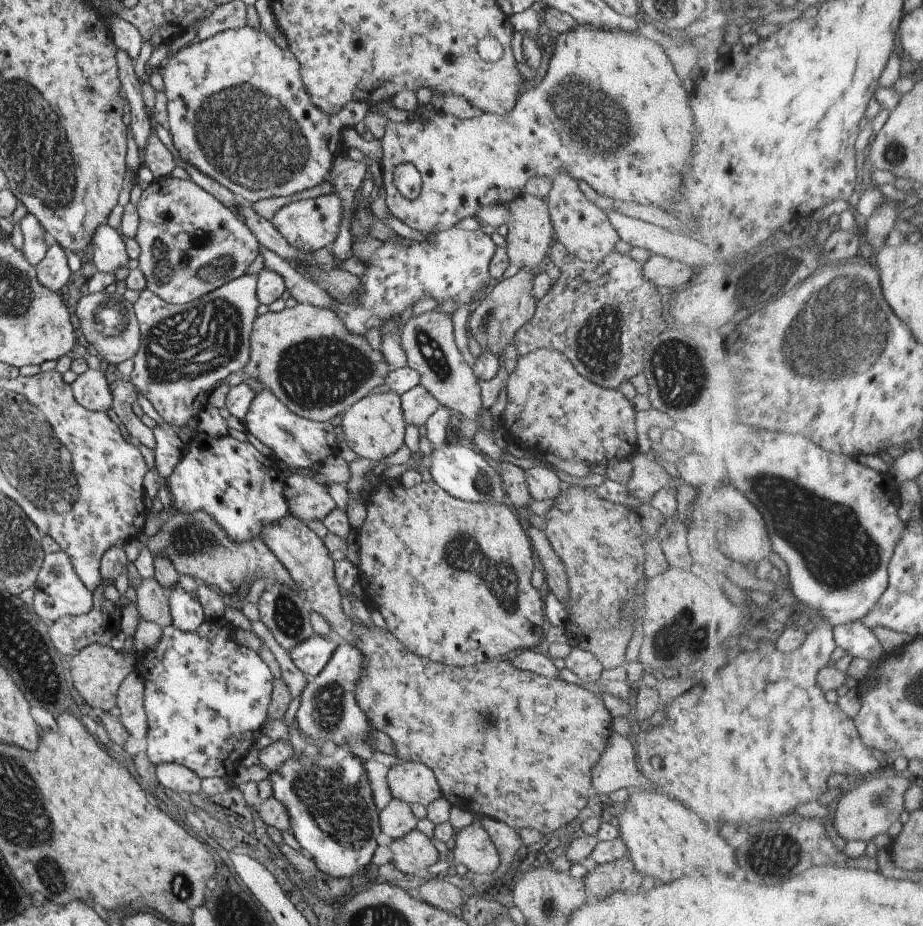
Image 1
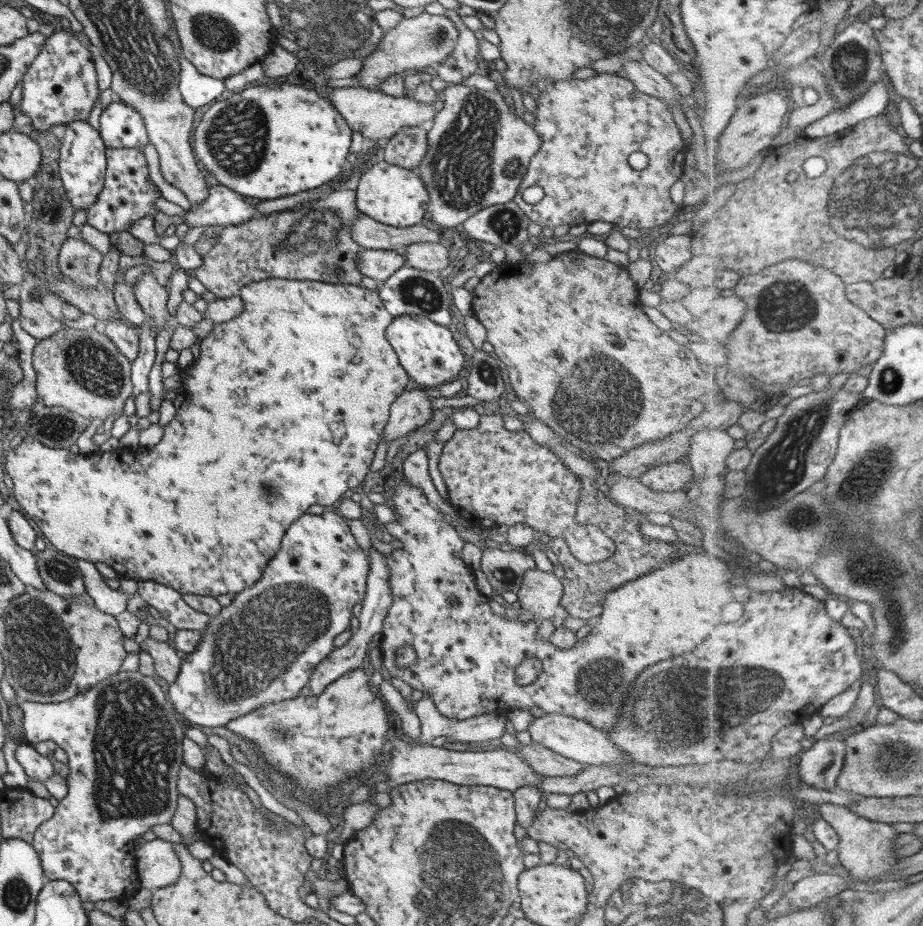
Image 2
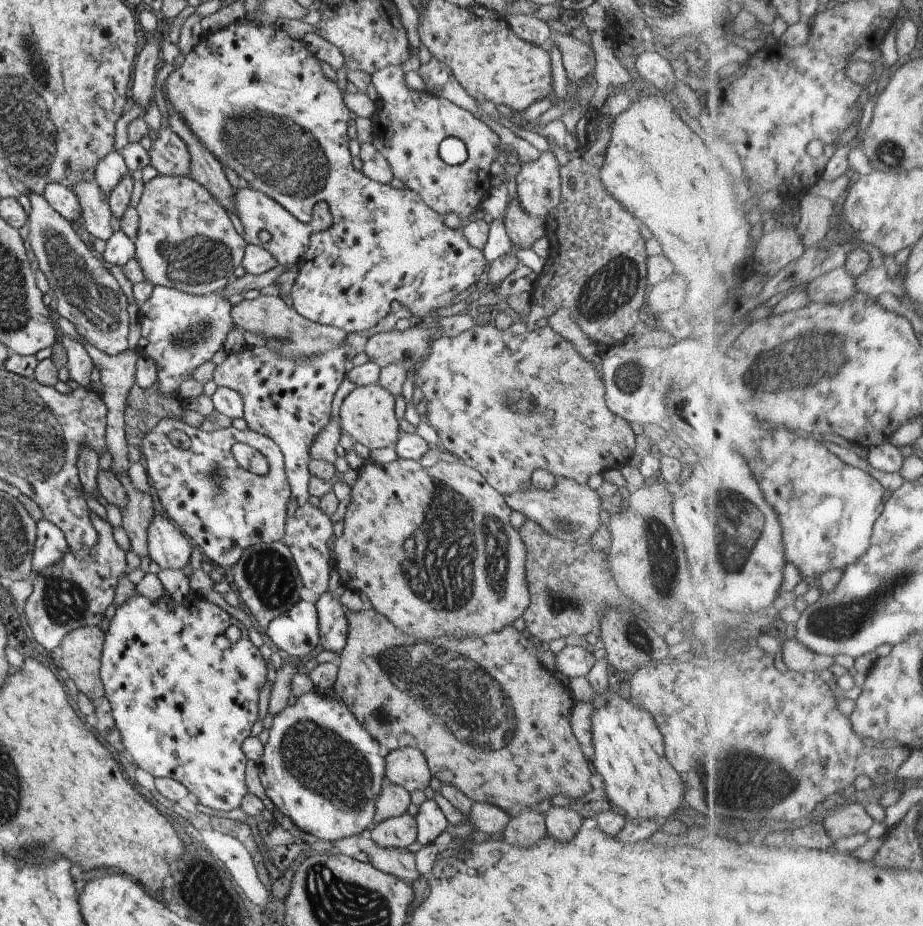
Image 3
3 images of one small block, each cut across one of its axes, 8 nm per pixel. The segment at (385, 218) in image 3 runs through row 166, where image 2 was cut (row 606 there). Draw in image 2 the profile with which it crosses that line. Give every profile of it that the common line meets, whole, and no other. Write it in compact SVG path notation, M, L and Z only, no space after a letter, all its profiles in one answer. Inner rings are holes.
M325 509L319 515L311 515L310 513L302 514L295 519L283 533L278 549L273 558L265 565L259 580L247 587L245 590L238 592L227 607L223 607L219 614L211 617L204 630L201 630L201 639L195 647L195 651L187 654L186 659L182 660L179 673L175 677L175 681L167 688L167 697L173 706L174 712L183 716L190 724L197 726L213 728L224 727L227 722L235 720L245 714L267 706L271 702L283 702L283 700L293 700L299 696L300 690L308 685L309 678L315 670L315 666L327 658L328 655L335 651L333 639L337 634L345 632L349 629L349 620L351 620L351 608L358 602L361 602L366 589L366 576L369 572L368 558L362 551L362 548L356 543L356 540L350 533L347 520L332 509Z

